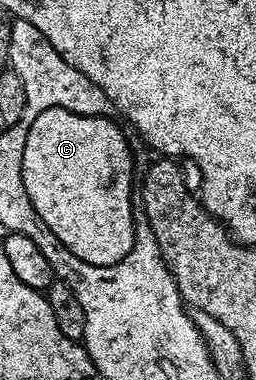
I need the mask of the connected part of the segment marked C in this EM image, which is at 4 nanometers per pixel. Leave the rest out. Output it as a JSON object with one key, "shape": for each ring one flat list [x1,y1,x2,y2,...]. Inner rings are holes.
{"shape":[[48,108,45,112,40,112,31,122,30,130,27,132,26,145,23,149,23,187,26,188,26,194,30,197,30,202,34,205,37,216,42,219,48,228,57,236,59,242,78,256,84,263,91,266,106,267,116,266,122,261,133,248,133,242,136,239,136,216,132,208,134,206,134,182,132,186,132,154,130,146,123,132,113,123,114,120,107,116,92,116,80,113,70,112,69,109]]}

